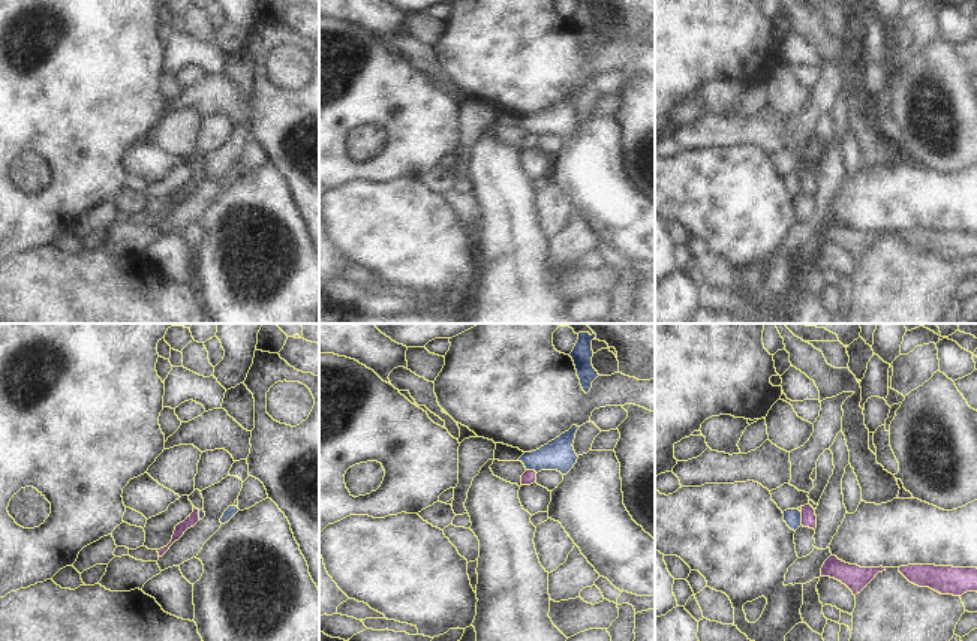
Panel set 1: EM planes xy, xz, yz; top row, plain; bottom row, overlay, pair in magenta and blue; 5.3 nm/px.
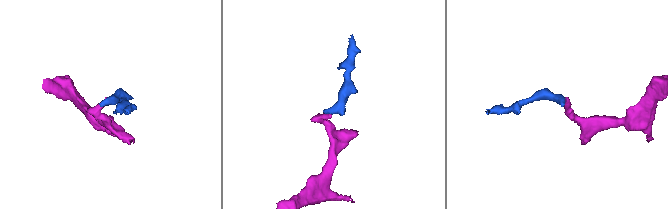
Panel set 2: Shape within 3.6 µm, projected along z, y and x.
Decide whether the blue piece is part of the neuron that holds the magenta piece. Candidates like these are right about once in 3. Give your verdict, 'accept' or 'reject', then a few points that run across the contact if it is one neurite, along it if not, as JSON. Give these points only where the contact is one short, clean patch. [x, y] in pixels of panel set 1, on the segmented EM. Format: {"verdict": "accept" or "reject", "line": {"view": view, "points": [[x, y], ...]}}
{"verdict": "reject"}

